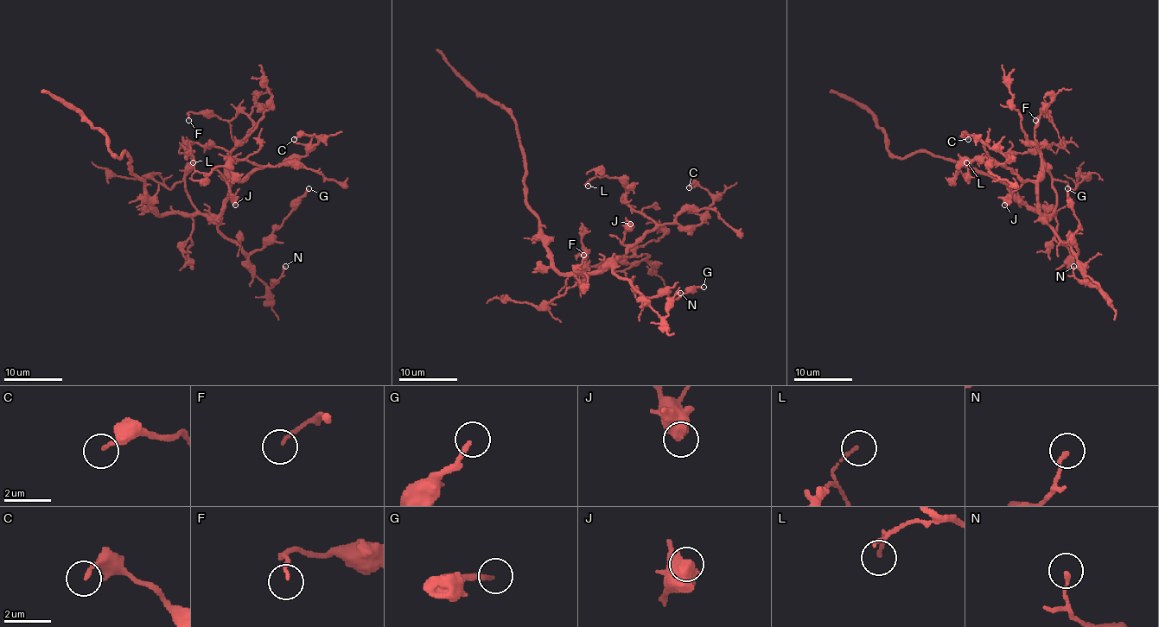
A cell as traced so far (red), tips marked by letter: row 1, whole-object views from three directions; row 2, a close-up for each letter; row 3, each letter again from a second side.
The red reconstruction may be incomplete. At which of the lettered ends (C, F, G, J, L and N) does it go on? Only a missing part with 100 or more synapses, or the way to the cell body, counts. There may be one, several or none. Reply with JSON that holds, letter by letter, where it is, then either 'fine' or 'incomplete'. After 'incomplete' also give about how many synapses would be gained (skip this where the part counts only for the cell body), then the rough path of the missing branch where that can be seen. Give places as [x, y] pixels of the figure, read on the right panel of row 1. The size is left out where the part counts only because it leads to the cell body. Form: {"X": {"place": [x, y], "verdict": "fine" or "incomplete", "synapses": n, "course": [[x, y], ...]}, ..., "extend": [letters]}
{"C": {"place": [968, 139], "verdict": "fine"}, "F": {"place": [1035, 120], "verdict": "fine"}, "G": {"place": [1067, 188], "verdict": "fine"}, "J": {"place": [1004, 205], "verdict": "fine"}, "L": {"place": [966, 162], "verdict": "fine"}, "N": {"place": [1073, 266], "verdict": "fine"}, "extend": []}

